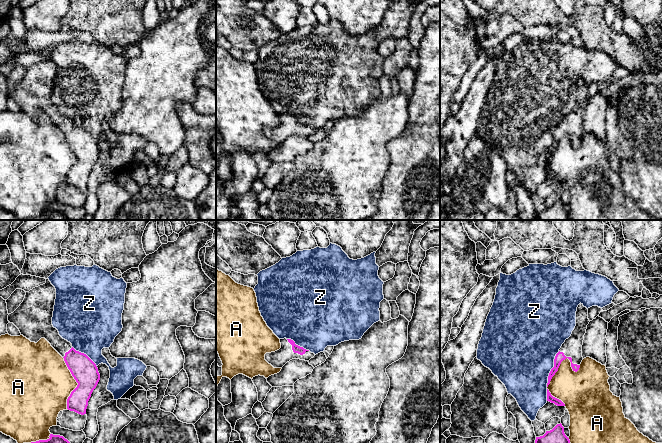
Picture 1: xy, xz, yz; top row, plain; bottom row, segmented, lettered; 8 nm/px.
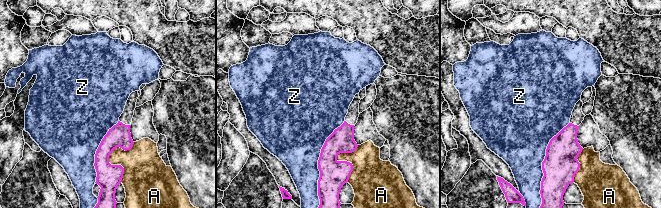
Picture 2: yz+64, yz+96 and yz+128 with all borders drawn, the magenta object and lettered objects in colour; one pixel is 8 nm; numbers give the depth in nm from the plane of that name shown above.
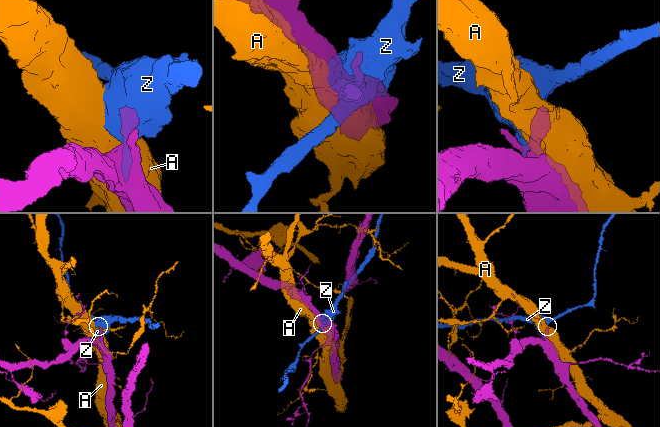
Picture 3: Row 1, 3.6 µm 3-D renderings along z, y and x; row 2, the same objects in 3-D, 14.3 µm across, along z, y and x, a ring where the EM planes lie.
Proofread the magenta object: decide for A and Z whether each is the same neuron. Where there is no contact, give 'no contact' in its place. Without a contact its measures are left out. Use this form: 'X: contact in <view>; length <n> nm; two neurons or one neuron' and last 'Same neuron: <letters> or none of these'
A: contact in yz; length 400 nm; two neurons
Z: contact in yz; length 300 nm; two neurons
Same neuron: none of these

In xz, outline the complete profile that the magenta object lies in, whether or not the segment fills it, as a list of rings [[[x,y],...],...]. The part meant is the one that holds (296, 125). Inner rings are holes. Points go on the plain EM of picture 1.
[[[280,115],[281,124],[275,128],[266,129],[265,136],[274,144],[282,144],[292,135],[309,137],[315,132],[309,126],[295,120],[291,115]]]

